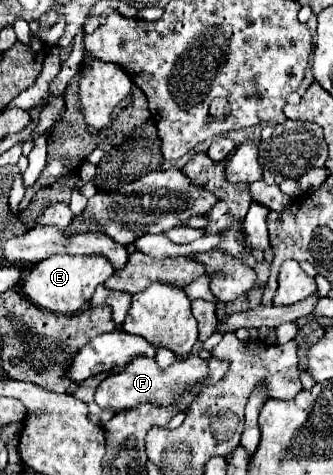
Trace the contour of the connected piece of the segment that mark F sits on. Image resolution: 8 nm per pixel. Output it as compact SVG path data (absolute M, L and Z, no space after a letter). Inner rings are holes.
M198 356L178 358L168 370L160 370L156 360L136 358L128 364L128 368L120 374L108 376L96 390L96 404L100 408L114 410L114 414L136 408L140 404L156 404L162 402L162 394L184 394L188 388L208 378L208 364Z

